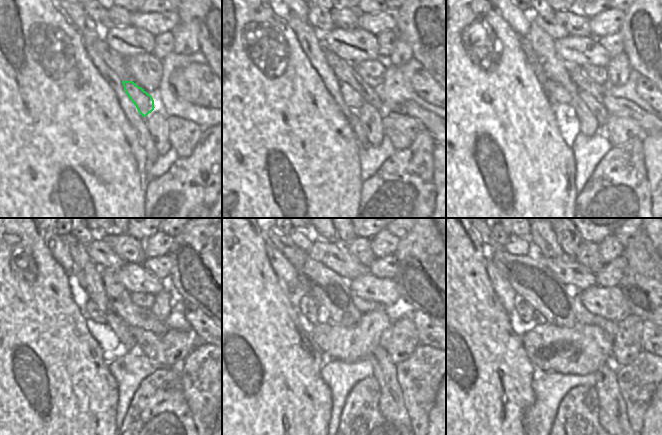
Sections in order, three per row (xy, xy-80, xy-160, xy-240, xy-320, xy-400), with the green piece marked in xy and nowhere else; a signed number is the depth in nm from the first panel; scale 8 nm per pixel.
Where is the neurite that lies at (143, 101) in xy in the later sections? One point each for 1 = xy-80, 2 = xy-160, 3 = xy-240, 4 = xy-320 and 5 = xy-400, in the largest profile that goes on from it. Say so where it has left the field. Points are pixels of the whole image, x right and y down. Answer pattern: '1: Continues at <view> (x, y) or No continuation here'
1: Continues at xy-80 (353, 99)
2: Continues at xy-160 (555, 92)
3: Continues at xy-240 (90, 309)
4: Continues at xy-320 (307, 306)
5: Continues at xy-400 (522, 308)

